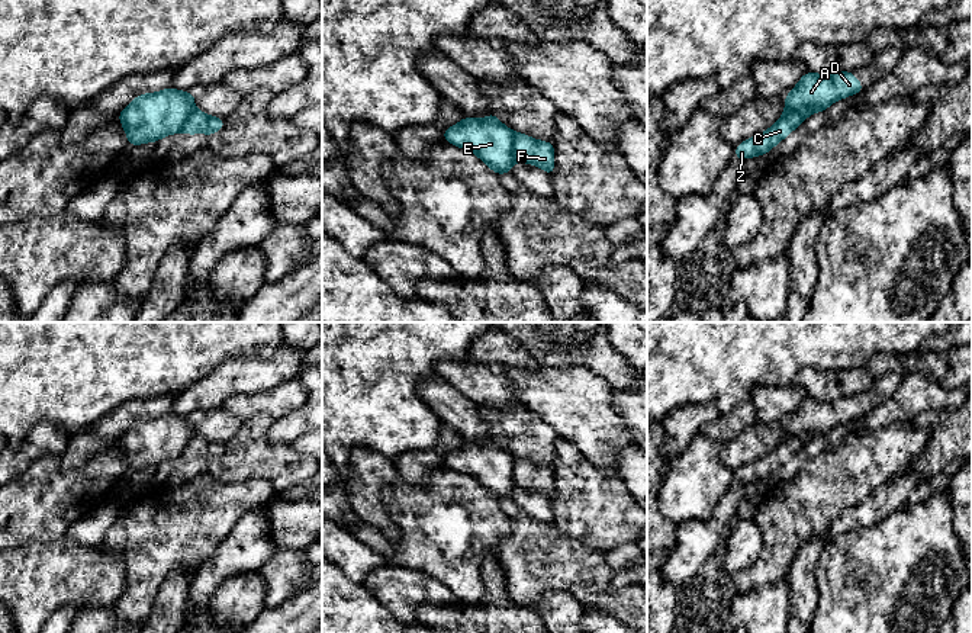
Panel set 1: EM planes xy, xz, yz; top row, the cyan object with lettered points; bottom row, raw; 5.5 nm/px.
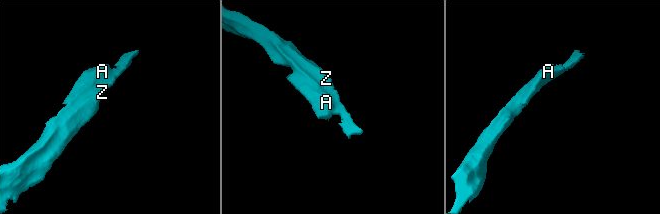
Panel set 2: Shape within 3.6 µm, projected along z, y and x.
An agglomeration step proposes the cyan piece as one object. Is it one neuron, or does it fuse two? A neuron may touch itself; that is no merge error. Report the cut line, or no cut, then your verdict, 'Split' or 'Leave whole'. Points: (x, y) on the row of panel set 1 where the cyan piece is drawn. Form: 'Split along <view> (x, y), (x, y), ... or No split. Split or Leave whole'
Split along yz (811, 112), (797, 109), (784, 113). Split

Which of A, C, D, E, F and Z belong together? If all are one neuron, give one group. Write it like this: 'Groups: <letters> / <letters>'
Groups: A D E / C F Z

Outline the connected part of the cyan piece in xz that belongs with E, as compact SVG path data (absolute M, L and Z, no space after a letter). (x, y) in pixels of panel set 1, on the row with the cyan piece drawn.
M495 113L483 119L464 116L457 125L444 131L442 139L473 152L498 176L512 173L514 131L505 126Z

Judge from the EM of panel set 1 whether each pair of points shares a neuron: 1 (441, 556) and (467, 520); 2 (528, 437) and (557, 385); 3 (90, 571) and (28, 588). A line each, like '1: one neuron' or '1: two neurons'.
1: one neuron
2: two neurons
3: one neuron

